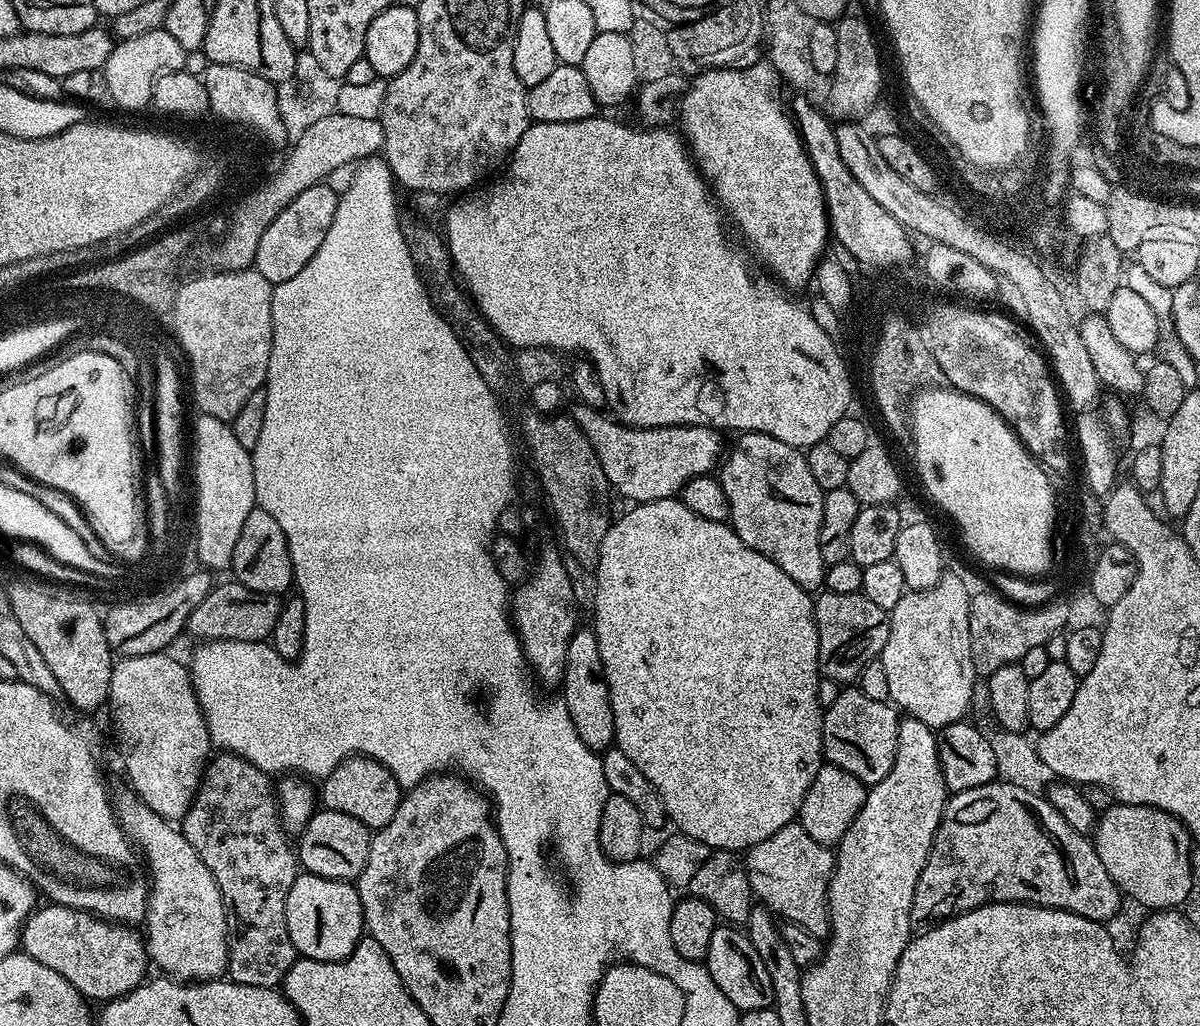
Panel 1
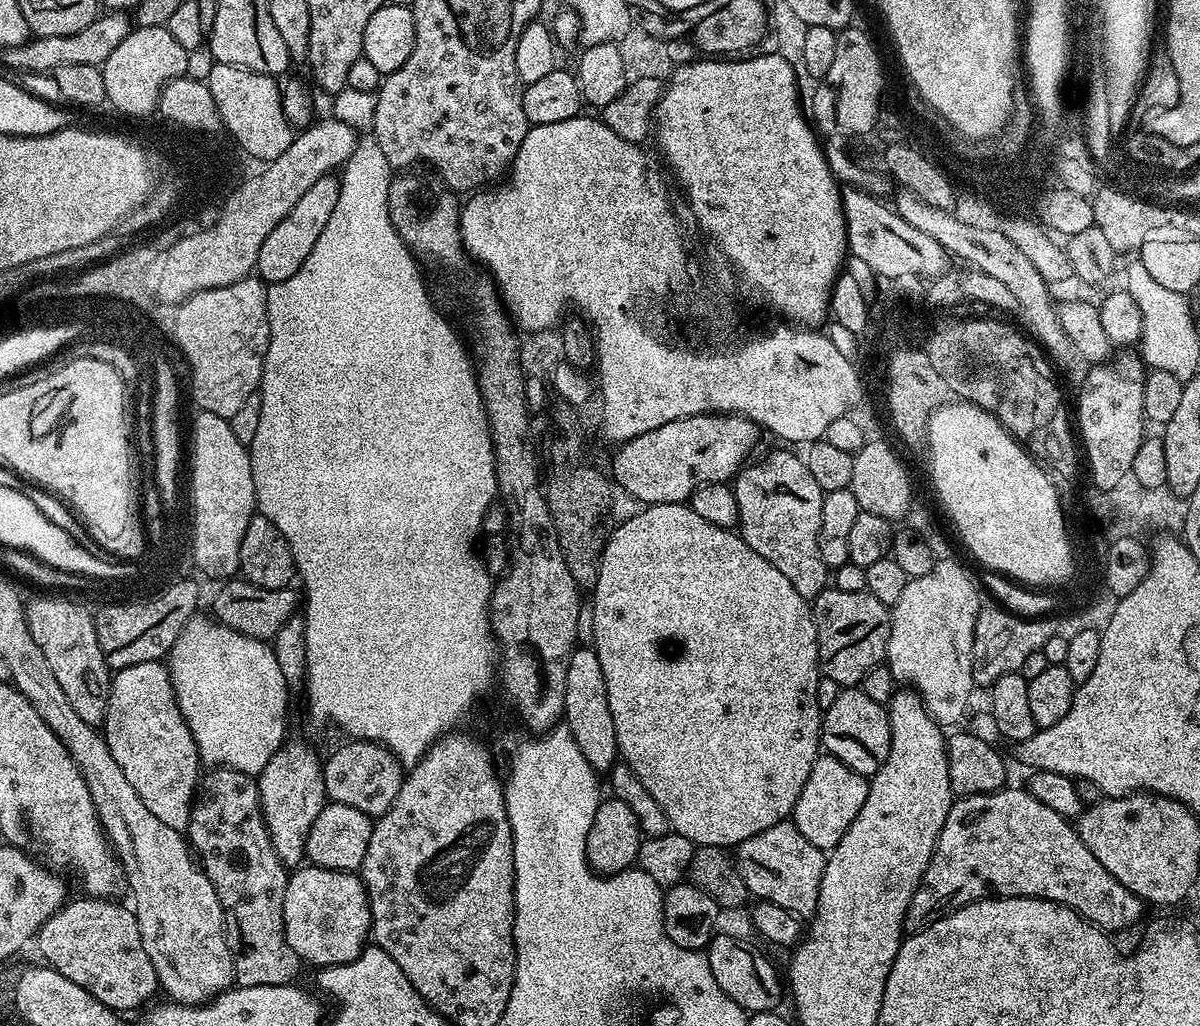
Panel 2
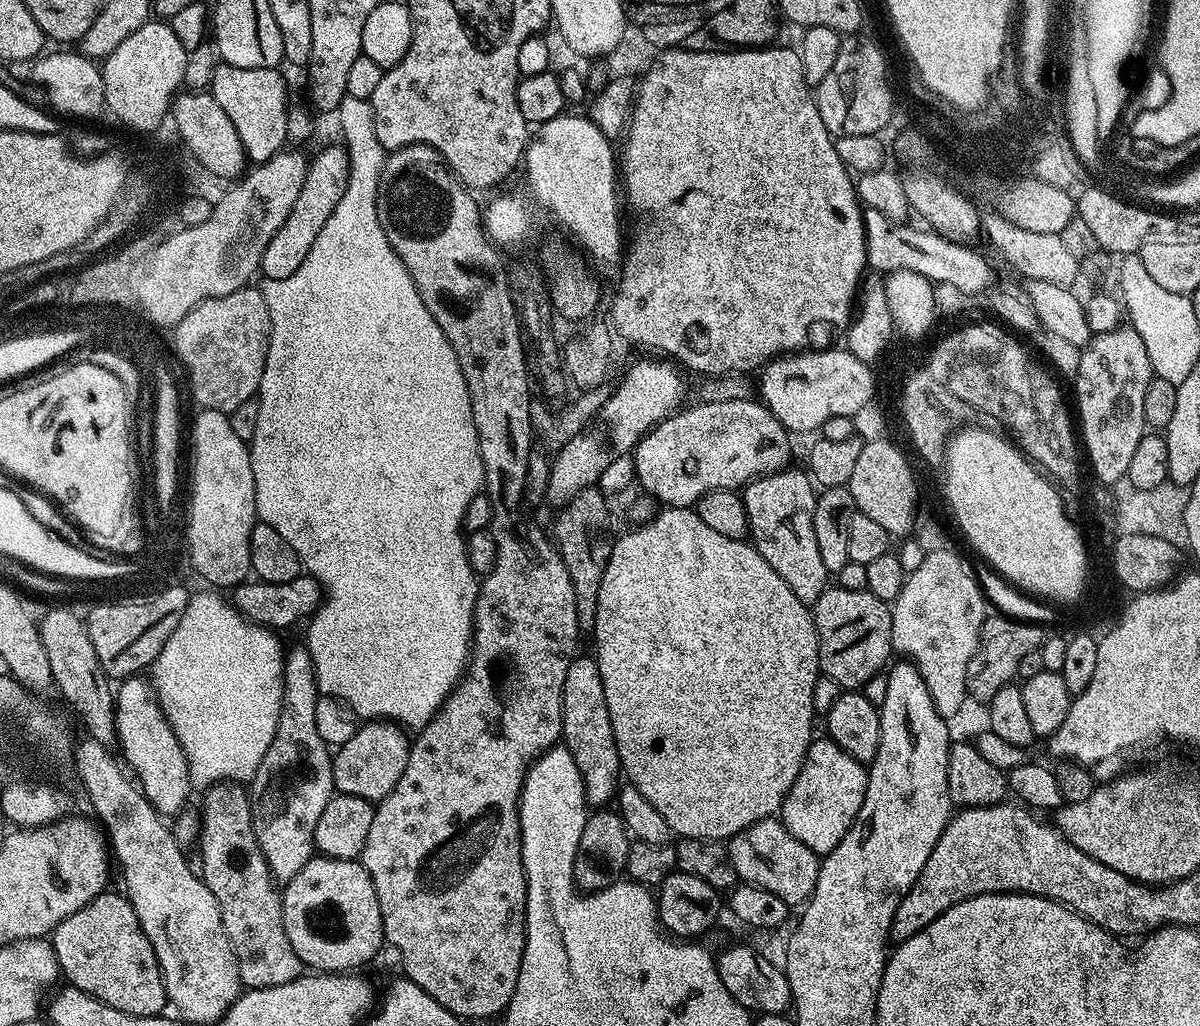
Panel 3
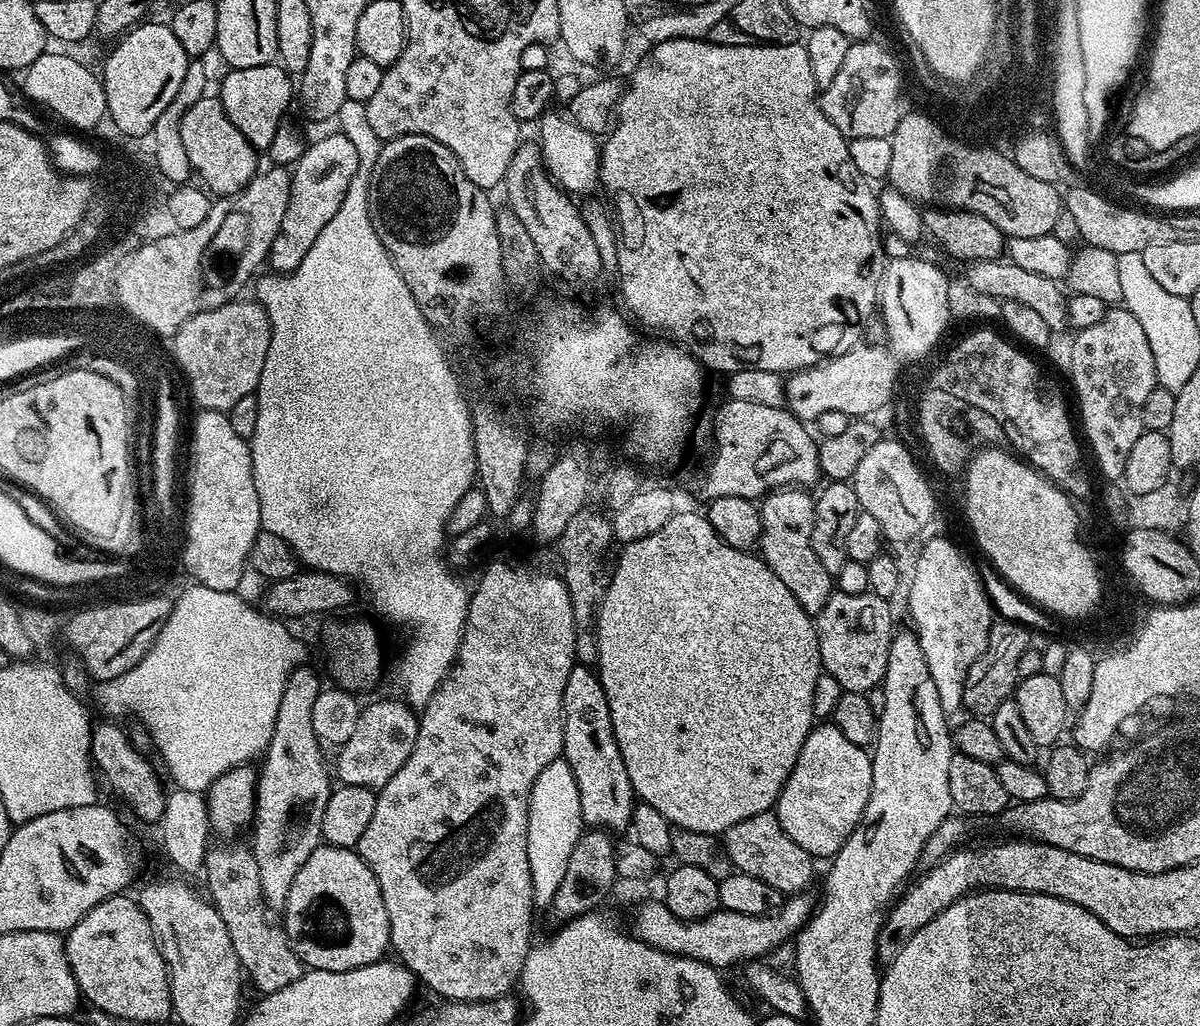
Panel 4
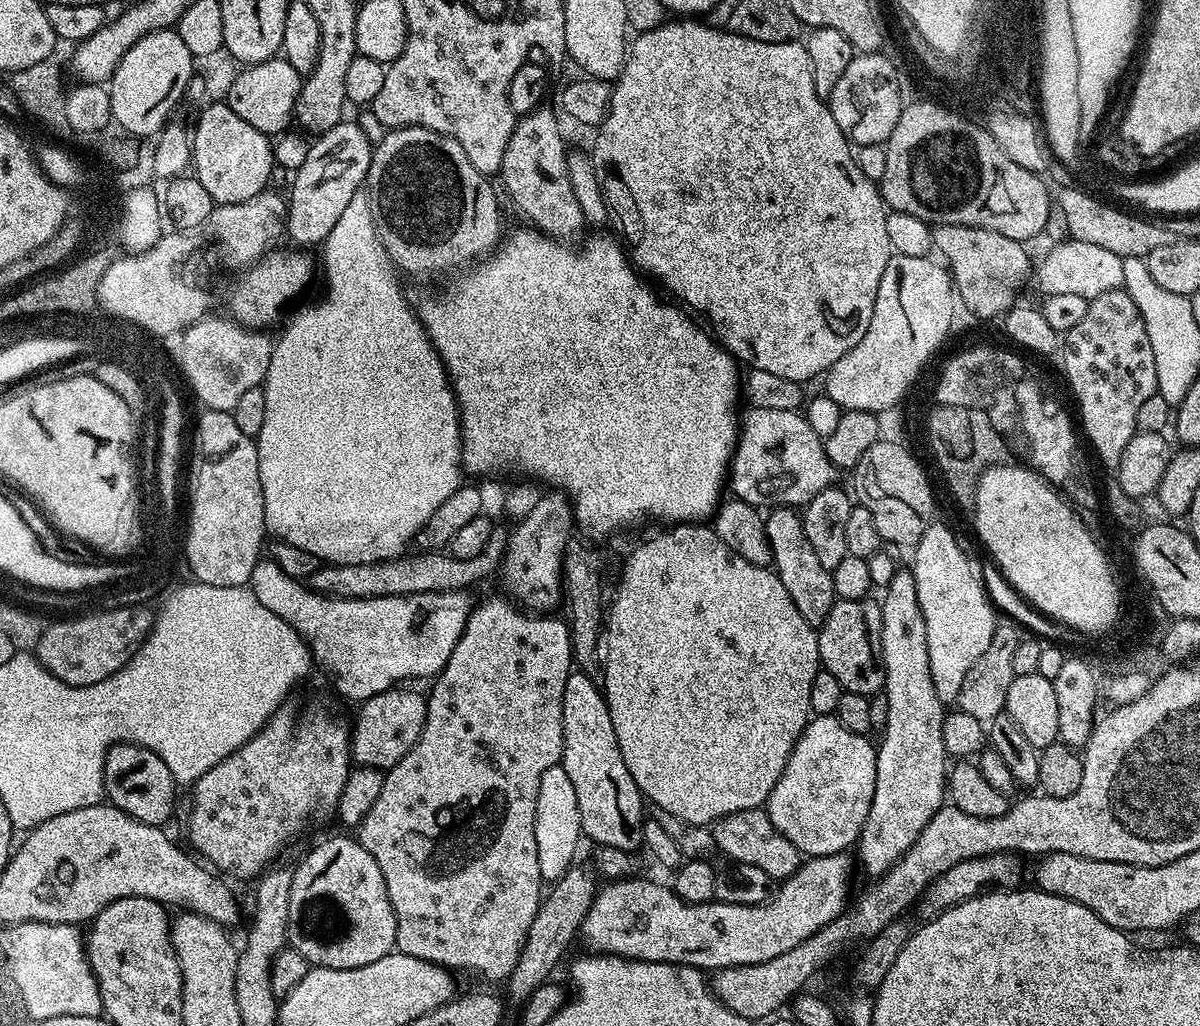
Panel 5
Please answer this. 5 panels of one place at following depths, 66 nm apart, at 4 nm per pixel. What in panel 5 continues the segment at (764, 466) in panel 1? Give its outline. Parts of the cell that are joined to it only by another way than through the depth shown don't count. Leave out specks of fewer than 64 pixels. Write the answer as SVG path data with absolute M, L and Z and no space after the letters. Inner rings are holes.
M774 507L767 513L764 529L770 542L774 571L782 586L786 586L786 594L794 598L798 614L802 614L808 624L823 624L838 597L834 590L832 574L826 570L826 566L822 566L822 562L818 562L818 557L810 546L810 538L806 538L801 513L795 507Z

